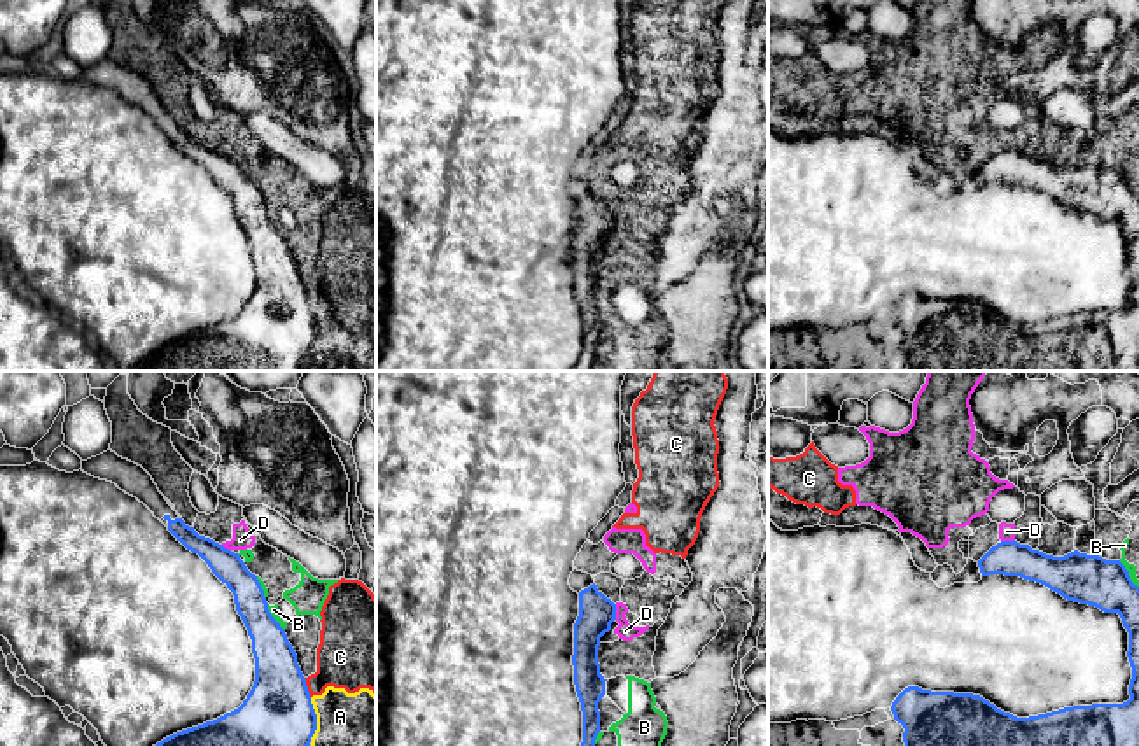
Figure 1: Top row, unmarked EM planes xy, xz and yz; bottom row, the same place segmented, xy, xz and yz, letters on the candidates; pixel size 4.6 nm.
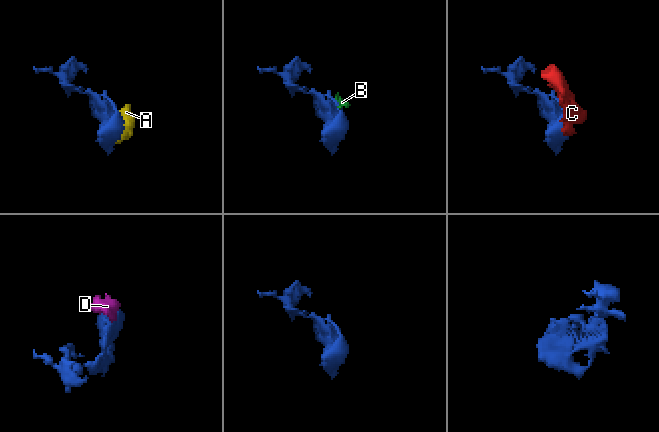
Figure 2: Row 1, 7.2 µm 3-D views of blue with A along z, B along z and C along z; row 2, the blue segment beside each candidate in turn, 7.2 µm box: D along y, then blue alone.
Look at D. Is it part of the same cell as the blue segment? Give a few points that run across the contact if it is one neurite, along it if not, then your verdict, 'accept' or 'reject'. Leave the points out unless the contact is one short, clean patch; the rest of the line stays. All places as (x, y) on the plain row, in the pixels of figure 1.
line xz (614, 212), (616, 226); reject

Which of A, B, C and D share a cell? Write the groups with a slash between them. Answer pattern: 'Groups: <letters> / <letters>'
Groups: A B C D

